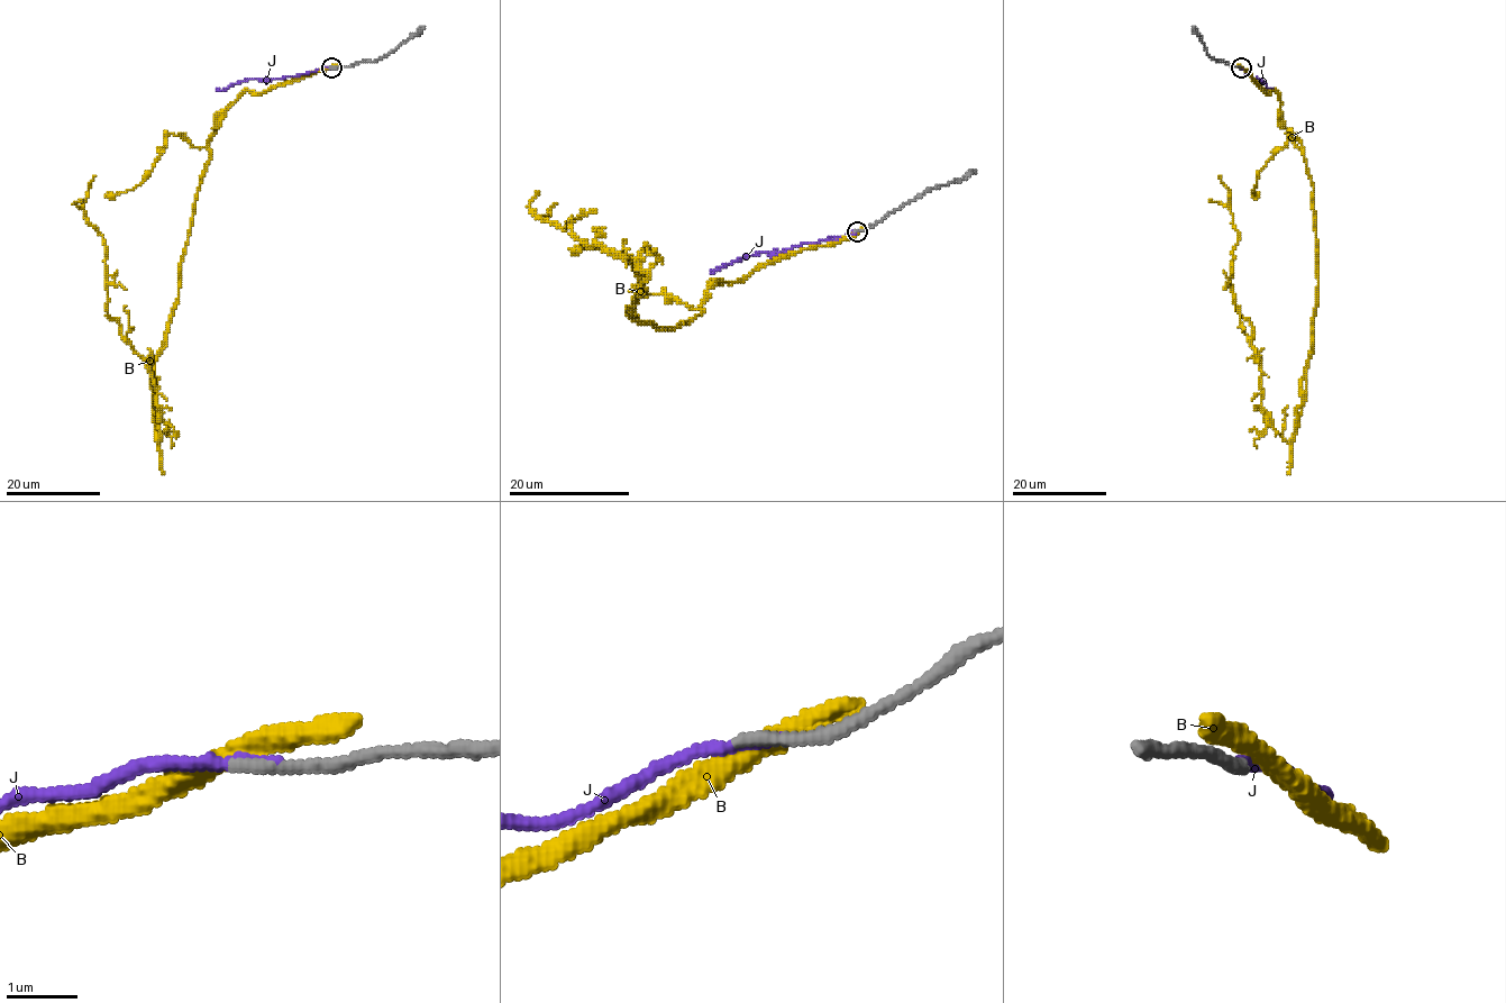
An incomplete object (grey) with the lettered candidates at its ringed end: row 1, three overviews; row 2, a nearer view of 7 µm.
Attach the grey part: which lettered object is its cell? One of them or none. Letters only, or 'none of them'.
J

